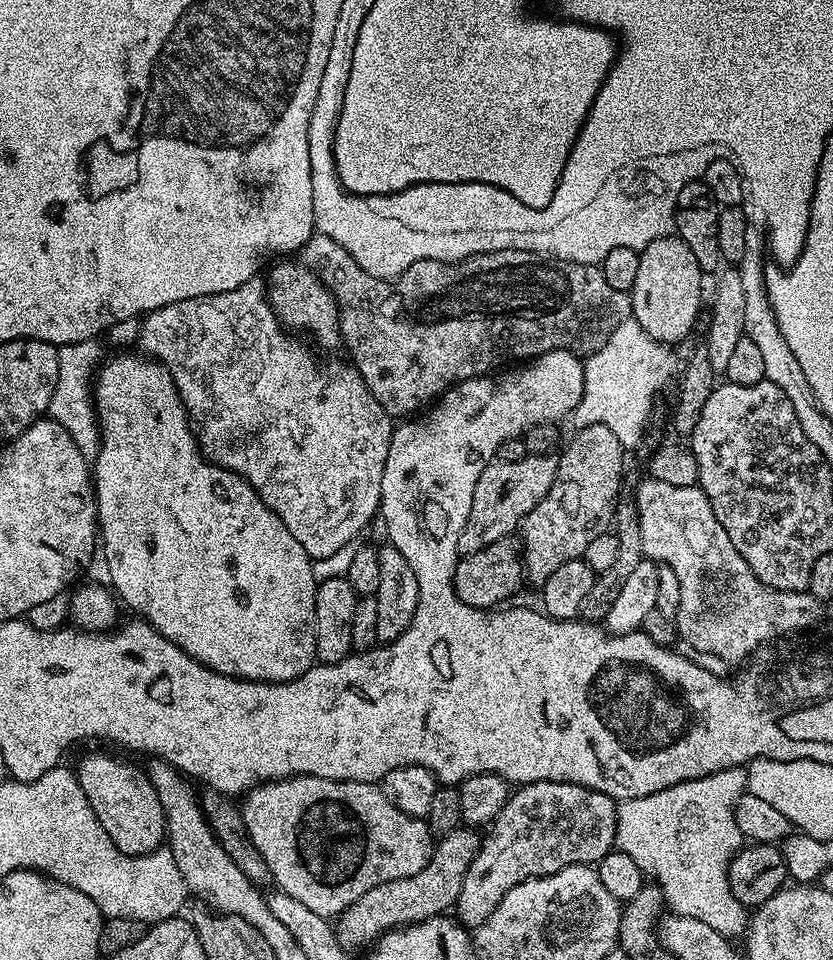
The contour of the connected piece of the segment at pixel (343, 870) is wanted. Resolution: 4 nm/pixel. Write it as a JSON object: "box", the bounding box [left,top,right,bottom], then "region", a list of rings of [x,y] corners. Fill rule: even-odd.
{"box":[239,776,434,918],"region":[[[289,776],[286,780],[256,785],[243,797],[239,809],[250,842],[254,842],[270,870],[272,884],[325,918],[339,917],[366,890],[374,890],[382,882],[410,878],[410,874],[418,874],[432,860],[434,837],[427,819],[398,810],[383,787],[375,783]]]}

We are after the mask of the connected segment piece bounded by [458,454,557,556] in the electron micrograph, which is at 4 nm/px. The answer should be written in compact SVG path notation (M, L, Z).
M526 455L518 458L518 462L502 462L497 459L488 464L486 470L478 478L478 486L474 486L474 502L470 502L470 518L466 518L466 526L458 534L458 550L460 556L469 556L482 550L488 544L502 539L503 536L515 533L520 522L554 486L556 473L555 455Z

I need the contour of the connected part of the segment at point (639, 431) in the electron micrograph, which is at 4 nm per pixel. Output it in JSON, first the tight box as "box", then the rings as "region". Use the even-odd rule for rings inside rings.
{"box":[570,319,680,449],"region":[[[629,319],[626,322],[622,322],[621,326],[618,326],[617,330],[614,330],[612,334],[610,334],[610,338],[606,340],[606,342],[594,353],[589,353],[587,358],[585,359],[584,363],[584,370],[583,370],[583,398],[582,402],[578,404],[575,410],[572,412],[570,417],[570,422],[575,425],[575,429],[582,429],[586,426],[590,425],[598,425],[602,424],[606,426],[608,430],[613,431],[614,436],[618,438],[621,445],[625,447],[625,449],[632,449],[631,447],[636,445],[642,438],[646,426],[648,424],[648,420],[652,414],[652,410],[654,408],[654,404],[656,402],[656,398],[658,394],[667,386],[668,382],[677,375],[677,372],[680,368],[680,360],[678,362],[677,356],[673,353],[675,352],[669,345],[662,344],[658,342],[654,338],[650,338],[648,334],[646,334],[645,330],[642,329],[640,323],[638,323],[634,319]]]}

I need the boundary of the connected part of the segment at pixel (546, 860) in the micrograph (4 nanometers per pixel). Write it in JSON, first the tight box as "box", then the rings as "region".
{"box":[454,780,617,930],"region":[[[547,780],[517,787],[509,795],[506,806],[502,806],[483,833],[478,854],[474,862],[470,862],[470,870],[466,870],[462,890],[458,890],[454,905],[455,919],[469,930],[478,929],[486,918],[490,918],[490,914],[494,914],[494,906],[498,906],[498,902],[502,902],[514,886],[539,876],[549,876],[571,864],[599,864],[605,854],[613,851],[616,843],[616,805],[617,801],[611,796],[581,784]]]}

